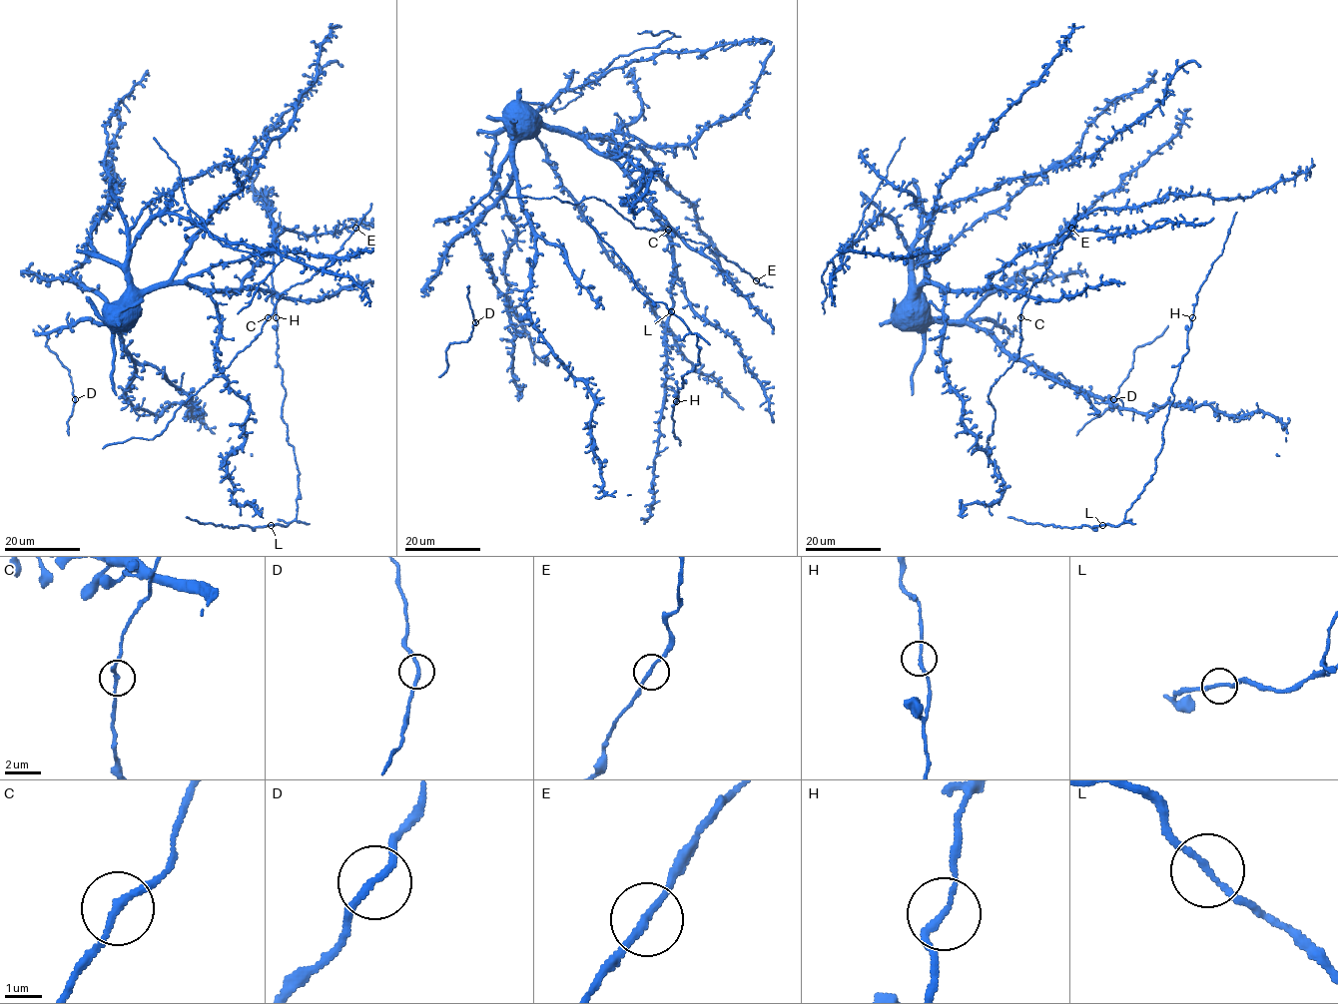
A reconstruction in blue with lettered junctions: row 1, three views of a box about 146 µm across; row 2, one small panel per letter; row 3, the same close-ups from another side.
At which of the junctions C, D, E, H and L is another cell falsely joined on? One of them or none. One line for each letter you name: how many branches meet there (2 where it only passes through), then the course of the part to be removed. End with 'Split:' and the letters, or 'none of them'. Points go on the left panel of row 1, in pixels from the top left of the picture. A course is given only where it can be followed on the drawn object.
Split: none of them

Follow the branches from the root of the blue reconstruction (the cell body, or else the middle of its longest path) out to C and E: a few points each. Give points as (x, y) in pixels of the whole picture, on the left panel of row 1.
C: (118, 316), (158, 286), (192, 284), (216, 290), (258, 286), (275, 291), (280, 298), (268, 317)
E: (118, 316), (119, 320), (145, 293), (175, 284), (216, 290), (258, 286), (282, 295), (323, 267), (355, 229)

